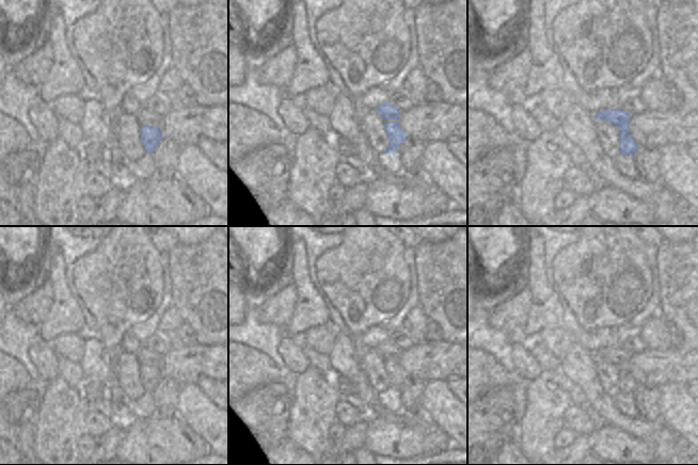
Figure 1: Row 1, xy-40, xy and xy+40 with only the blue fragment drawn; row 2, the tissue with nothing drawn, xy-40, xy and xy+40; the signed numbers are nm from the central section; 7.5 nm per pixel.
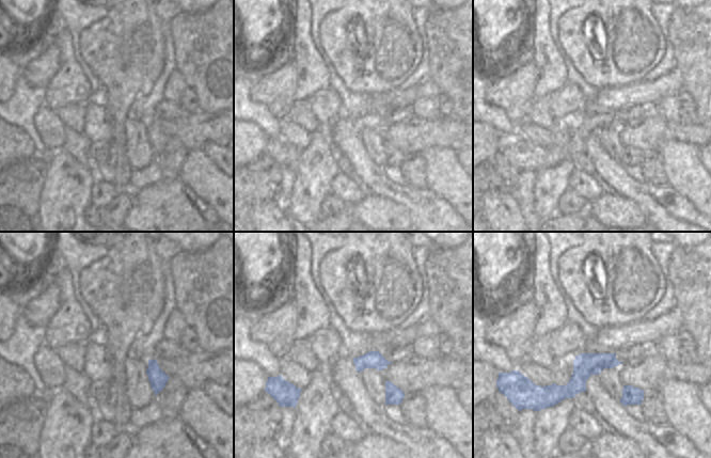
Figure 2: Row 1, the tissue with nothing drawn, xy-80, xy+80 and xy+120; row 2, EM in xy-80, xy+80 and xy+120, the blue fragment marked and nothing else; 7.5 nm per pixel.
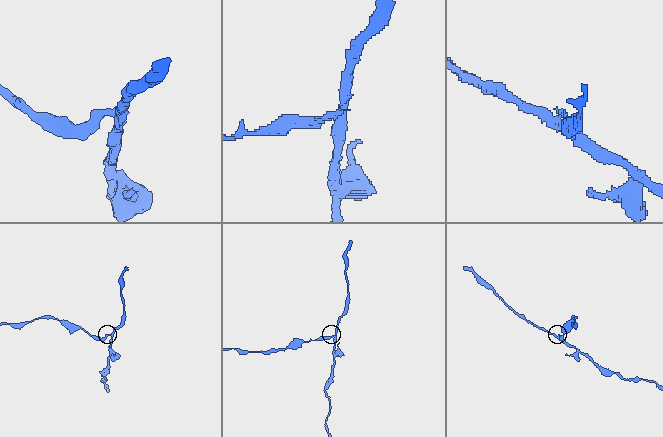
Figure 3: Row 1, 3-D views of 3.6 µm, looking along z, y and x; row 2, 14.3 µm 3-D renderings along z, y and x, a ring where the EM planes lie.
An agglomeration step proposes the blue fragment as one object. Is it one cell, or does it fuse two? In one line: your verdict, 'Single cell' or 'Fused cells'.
Fused cells

